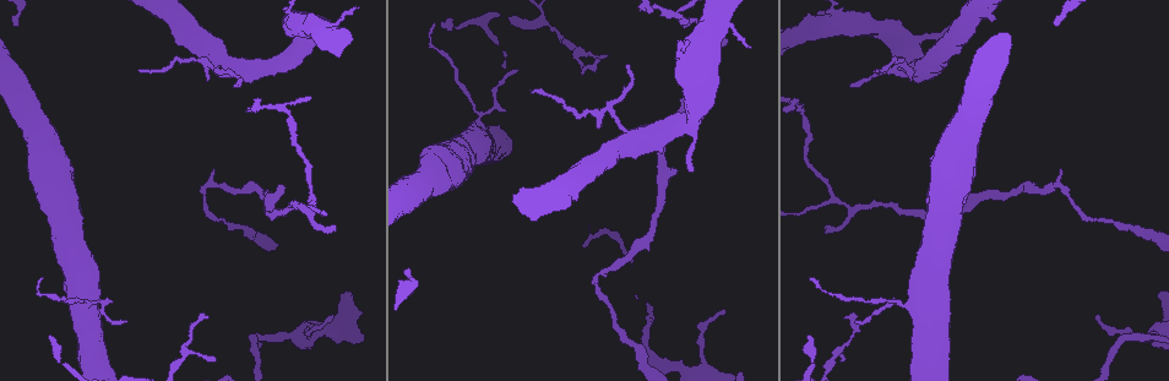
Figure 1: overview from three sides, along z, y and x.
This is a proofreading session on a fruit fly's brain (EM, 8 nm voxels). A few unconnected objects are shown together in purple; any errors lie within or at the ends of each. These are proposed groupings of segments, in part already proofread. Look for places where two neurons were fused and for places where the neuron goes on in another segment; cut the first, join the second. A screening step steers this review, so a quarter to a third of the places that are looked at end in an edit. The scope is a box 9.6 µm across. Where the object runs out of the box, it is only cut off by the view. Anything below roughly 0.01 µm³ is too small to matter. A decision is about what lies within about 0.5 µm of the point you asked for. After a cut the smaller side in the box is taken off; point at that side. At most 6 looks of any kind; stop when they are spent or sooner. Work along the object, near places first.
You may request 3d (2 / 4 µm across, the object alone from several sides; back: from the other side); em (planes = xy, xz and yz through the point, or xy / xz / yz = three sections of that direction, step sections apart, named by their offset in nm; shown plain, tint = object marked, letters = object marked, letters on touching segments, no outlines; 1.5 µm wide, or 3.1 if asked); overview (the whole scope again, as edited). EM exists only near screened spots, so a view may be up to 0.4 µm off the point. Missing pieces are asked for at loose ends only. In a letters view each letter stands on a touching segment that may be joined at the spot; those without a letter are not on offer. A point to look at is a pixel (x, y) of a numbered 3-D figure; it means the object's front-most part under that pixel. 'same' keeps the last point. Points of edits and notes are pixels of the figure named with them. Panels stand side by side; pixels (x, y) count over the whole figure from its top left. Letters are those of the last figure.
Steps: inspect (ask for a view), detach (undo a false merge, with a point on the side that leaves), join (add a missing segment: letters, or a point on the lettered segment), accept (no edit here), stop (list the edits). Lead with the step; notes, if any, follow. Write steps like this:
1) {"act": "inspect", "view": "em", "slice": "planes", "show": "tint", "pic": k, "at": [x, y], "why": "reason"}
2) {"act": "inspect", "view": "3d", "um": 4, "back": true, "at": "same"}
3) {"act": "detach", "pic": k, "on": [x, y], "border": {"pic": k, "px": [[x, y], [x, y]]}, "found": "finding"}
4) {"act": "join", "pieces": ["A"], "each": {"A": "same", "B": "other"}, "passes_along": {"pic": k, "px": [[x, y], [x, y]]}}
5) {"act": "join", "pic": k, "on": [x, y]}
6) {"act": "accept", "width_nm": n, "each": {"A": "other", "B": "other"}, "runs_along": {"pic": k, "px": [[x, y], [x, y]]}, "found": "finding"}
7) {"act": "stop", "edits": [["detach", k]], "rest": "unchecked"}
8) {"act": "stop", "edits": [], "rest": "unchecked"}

{"act": "inspect", "view": "em", "slice": "xy", "step": 4, "show": "letters", "pic": 1, "at": [691, 171], "why": "tapers out"}

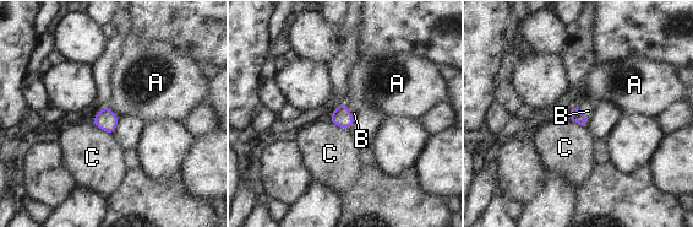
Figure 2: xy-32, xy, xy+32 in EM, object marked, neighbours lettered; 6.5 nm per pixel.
{"act": "inspect", "view": "em", "slice": "planes", "show": "letters", "at": "same", "why": "another direction"}

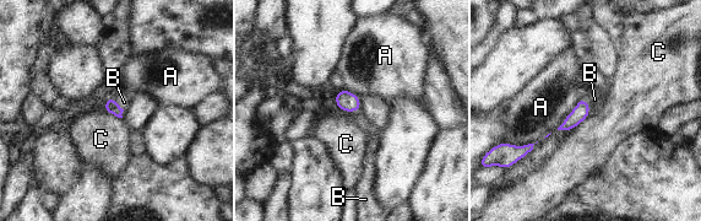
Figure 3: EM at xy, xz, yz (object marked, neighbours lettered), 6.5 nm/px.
{"act": "join", "pieces": ["B"], "longest_contact_nm": ["A", 280], "each": {"A": "other", "B": "same", "C": "other"}, "passes_along": {"pic": 3, "px": [[112, 107], [118, 103], [124, 102]]}, "found": "it goes on there"}

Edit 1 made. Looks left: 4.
{"act": "inspect", "view": "overview", "why": "see it whole again"}

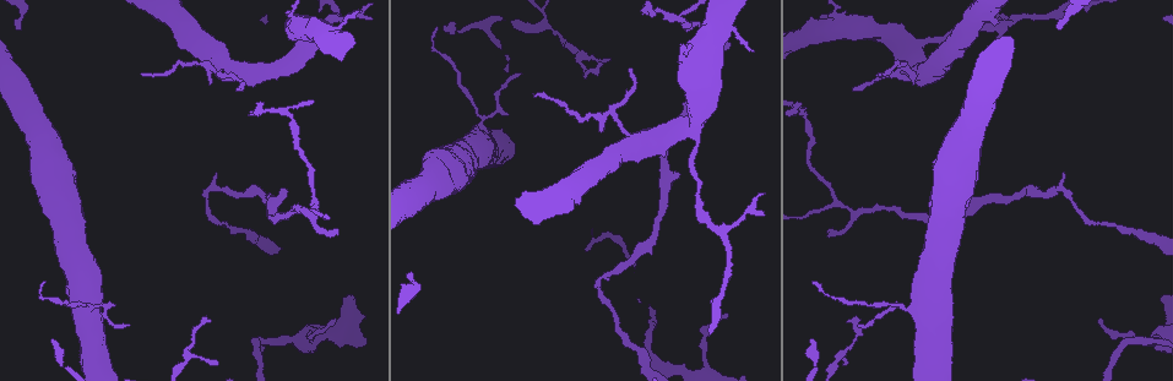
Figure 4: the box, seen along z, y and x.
{"act": "inspect", "view": "3d", "um": 4, "pic": 4, "at": [676, 175], "why": "free end"}

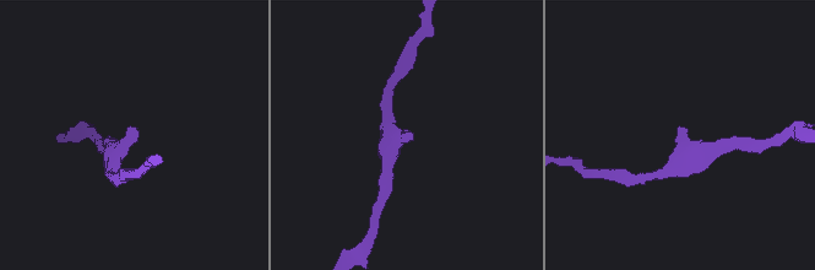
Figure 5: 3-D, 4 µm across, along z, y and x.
{"act": "inspect", "view": "em", "slice": "planes", "show": "tint", "pic": 5, "at": [132, 129], "arm_widths_nm": [220, 220]}

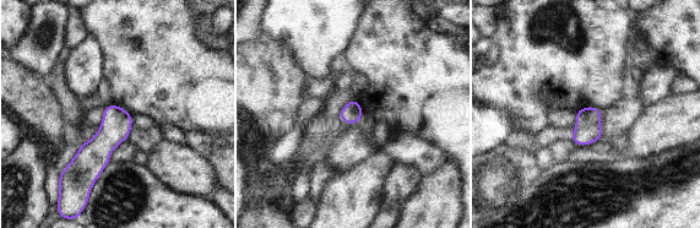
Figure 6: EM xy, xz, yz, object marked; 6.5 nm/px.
{"act": "inspect", "view": "em", "slice": "planes", "show": "letters", "at": "same"}

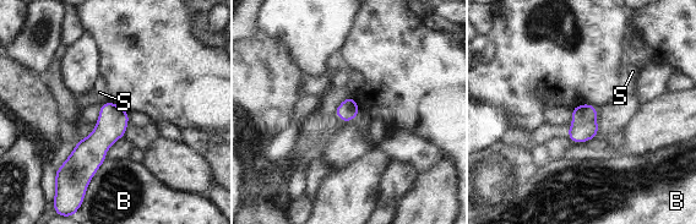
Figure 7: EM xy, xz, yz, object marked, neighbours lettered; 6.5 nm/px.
{"act": "accept", "longest_contact_nm": ["B", 240], "each": {"B": "other", "S": "other"}, "border": {"pic": 7, "px": [[105, 102], [101, 105]]}, "found": "none of them fits"}

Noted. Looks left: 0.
{"act": "stop", "edits": [["join", 3]], "rest": "unchecked"}

